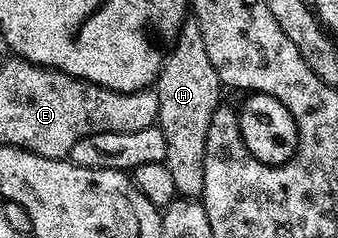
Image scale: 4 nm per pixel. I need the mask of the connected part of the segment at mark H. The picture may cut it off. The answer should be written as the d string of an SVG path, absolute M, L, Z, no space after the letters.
M194 19L184 20L176 33L179 34L171 50L162 58L159 76L153 86L159 94L157 128L165 135L165 164L172 175L176 194L195 197L202 194L205 187L205 139L210 120L221 108L221 82L217 71L213 71L213 63L209 63L199 24Z

